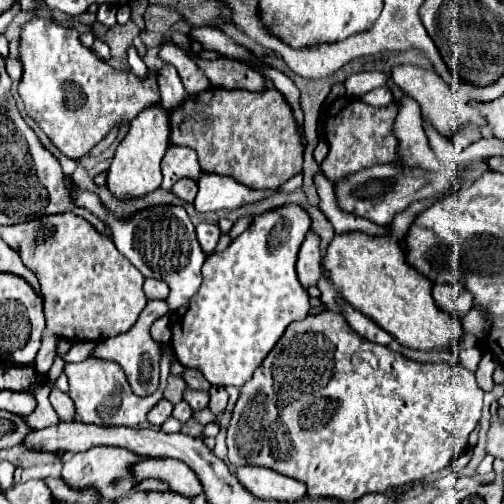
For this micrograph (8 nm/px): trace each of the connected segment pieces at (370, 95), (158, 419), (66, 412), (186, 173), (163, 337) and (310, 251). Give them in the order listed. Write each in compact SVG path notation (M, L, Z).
M378 87L378 89L372 89L366 95L362 95L360 101L374 105L374 107L384 107L384 105L390 105L394 101L394 97L392 97L392 91L388 87Z
M162 399L162 401L158 401L152 409L150 409L150 413L148 413L148 421L152 423L152 425L162 425L170 415L172 415L172 409L174 409L174 405L170 403L170 401L166 401L166 399Z
M52 387L52 393L50 393L50 403L52 403L54 411L58 413L60 421L76 421L76 419L78 419L74 401L72 401L66 393L62 393L58 387Z
M172 145L168 147L164 159L162 159L162 187L170 189L180 177L194 177L198 181L200 165L196 159L194 149Z
M168 315L160 317L160 319L152 325L150 333L152 333L152 337L154 337L156 341L160 341L160 343L170 343L172 331L170 331L170 319L168 319Z
M308 231L296 261L296 273L298 281L304 289L318 285L320 279L320 237L314 231Z

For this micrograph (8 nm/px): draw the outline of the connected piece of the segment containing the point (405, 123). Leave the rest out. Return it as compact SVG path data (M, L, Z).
M410 97L402 99L402 109L396 117L396 133L400 137L400 155L404 165L420 165L430 171L440 169L440 163L434 151L430 149L422 129L420 105L414 103L414 99Z

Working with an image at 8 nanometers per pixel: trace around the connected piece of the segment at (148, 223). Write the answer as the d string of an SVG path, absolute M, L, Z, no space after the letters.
M68 177L64 179L64 183L70 193L72 203L76 207L90 211L106 227L110 227L110 233L112 233L112 239L114 239L114 245L118 247L118 251L144 277L154 277L154 279L162 279L168 283L170 295L168 295L166 303L168 303L170 311L178 311L178 307L182 307L190 301L190 297L200 287L200 281L202 281L200 269L202 269L202 263L206 261L206 255L198 247L194 225L182 205L154 205L154 207L146 207L146 209L134 213L132 217L120 219L104 207L104 203L100 201L100 197L96 193L70 183Z

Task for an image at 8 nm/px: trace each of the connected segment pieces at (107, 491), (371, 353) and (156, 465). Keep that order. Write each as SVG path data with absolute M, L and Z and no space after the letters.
M92 447L82 453L72 453L64 459L62 479L70 483L70 487L98 485L104 499L118 499L130 493L134 487L134 483L126 479L126 463L134 463L134 459L140 459L140 457L124 447Z
M322 311L318 315L308 315L302 321L290 323L286 333L282 335L282 339L274 345L270 355L266 355L266 359L260 363L258 371L254 371L252 379L240 387L240 397L234 407L230 427L226 431L228 433L228 437L226 437L228 459L234 467L260 465L260 467L274 469L286 477L304 481L310 497L338 497L342 501L352 501L352 499L362 497L364 493L384 493L392 487L398 487L398 485L404 485L410 481L418 481L436 471L448 469L452 459L466 451L468 435L476 427L478 419L482 415L482 395L484 395L484 391L478 387L474 373L470 369L460 365L460 371L456 371L452 365L448 365L444 361L418 363L418 361L406 359L404 355L400 355L388 347L382 347L378 343L372 343L372 341L360 337L354 329L350 329L348 321L340 313Z
M146 457L134 465L130 465L130 475L134 483L142 483L148 479L158 479L170 487L170 491L182 493L186 497L196 497L204 493L204 487L198 475L182 461L168 457Z

